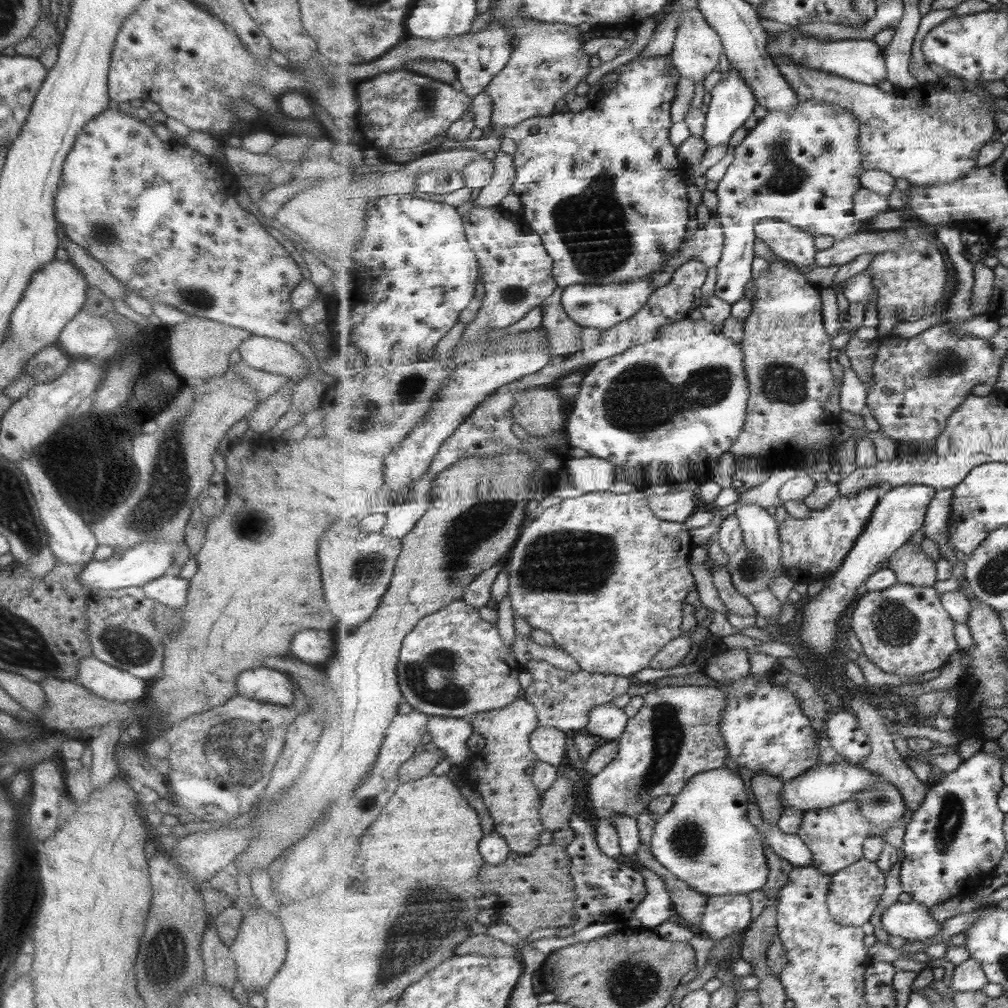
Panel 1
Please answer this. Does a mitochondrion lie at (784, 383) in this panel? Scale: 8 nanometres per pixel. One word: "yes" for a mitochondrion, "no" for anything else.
yes

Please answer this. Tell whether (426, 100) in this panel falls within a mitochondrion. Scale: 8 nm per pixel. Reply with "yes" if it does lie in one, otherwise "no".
yes

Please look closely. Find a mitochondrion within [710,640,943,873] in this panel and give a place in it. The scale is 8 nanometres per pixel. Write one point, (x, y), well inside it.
(875, 799)

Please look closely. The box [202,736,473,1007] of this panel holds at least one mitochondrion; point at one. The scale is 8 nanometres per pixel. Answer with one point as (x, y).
(414, 936)

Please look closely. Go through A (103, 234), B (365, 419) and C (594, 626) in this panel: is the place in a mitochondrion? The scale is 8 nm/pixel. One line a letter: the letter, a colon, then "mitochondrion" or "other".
A: mitochondrion
B: mitochondrion
C: other

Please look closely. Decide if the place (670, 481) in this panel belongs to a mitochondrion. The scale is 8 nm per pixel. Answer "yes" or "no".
no

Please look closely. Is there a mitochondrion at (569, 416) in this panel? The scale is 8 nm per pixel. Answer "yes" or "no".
no

